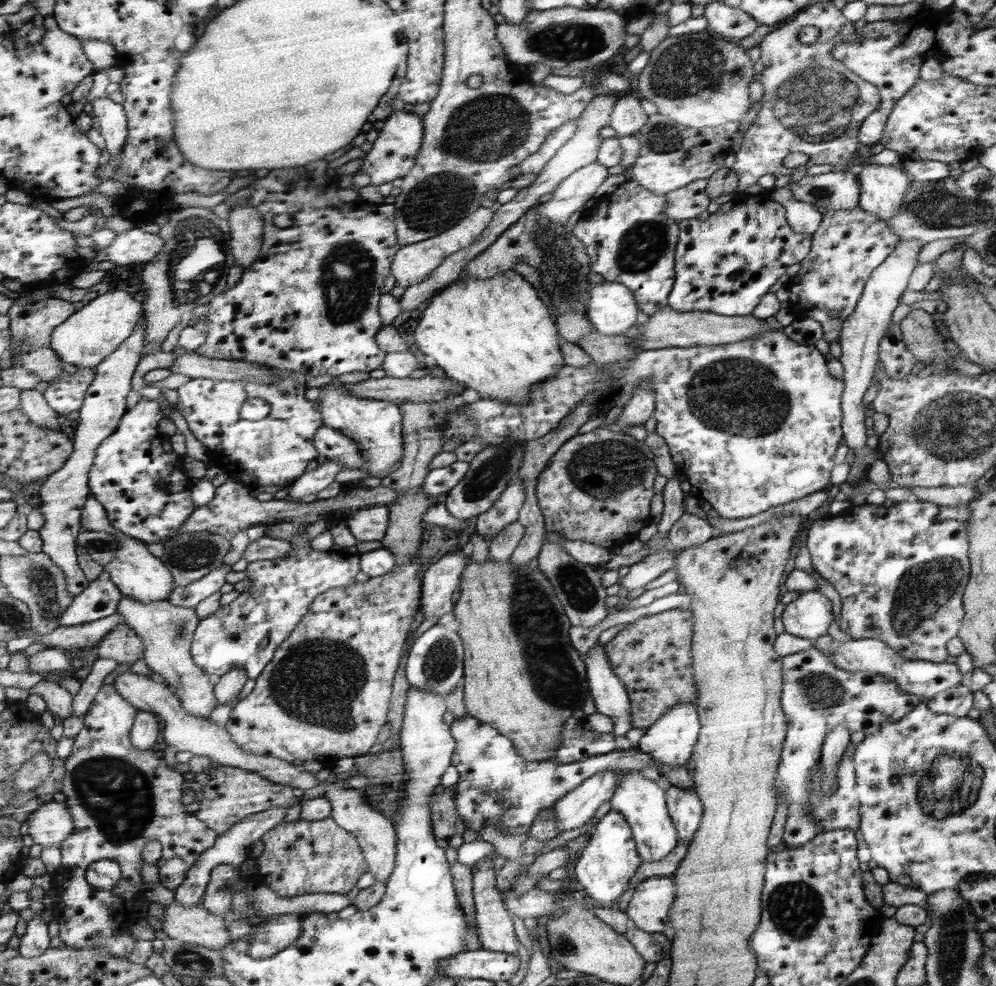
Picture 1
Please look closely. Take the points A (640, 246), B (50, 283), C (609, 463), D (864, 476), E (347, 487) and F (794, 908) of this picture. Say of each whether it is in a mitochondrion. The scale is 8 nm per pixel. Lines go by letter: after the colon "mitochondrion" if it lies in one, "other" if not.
A: mitochondrion
B: other
C: mitochondrion
D: other
E: other
F: mitochondrion

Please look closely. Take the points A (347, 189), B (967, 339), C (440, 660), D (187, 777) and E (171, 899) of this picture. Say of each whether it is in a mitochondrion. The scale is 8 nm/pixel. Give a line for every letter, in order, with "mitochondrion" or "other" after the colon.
A: other
B: other
C: mitochondrion
D: other
E: other

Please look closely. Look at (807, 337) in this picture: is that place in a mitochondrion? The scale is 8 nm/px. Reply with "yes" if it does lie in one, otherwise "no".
no

